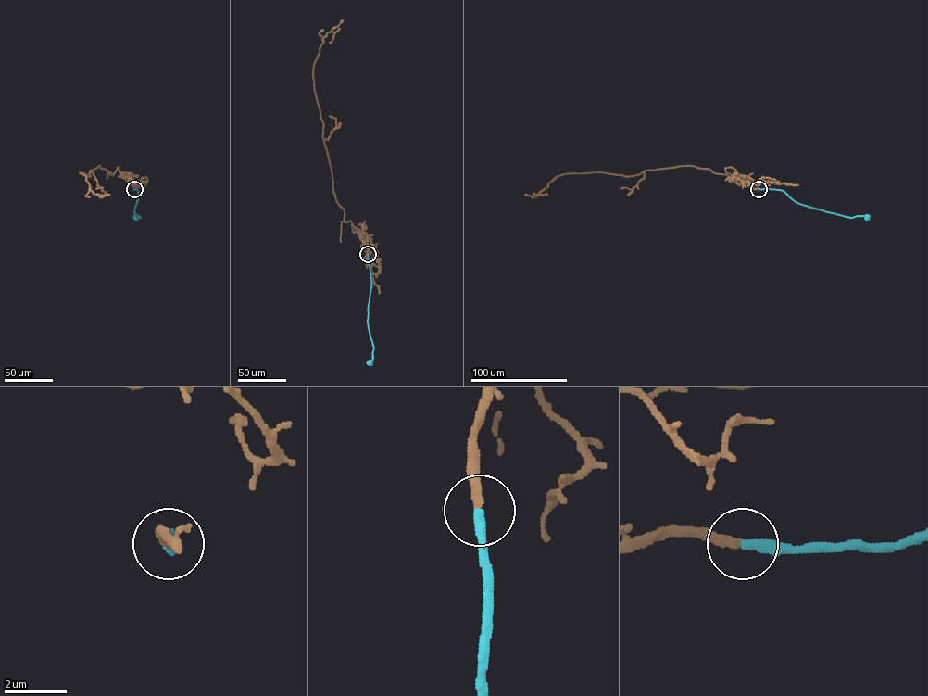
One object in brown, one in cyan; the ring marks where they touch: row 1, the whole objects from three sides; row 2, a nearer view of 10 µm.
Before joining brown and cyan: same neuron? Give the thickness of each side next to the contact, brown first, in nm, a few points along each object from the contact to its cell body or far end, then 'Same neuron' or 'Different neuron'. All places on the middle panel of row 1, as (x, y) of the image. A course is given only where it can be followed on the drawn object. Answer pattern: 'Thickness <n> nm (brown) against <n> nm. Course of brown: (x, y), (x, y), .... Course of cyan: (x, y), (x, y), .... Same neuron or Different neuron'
Thickness 300 nm (brown) against 340 nm. Course of brown: (368, 254), (350, 221), (344, 221), (344, 210), (335, 198), (314, 89), (313, 67), (323, 38), (343, 20). Course of cyan: (368, 254), (371, 284), (367, 322), (373, 349), (370, 362). Same neuron

